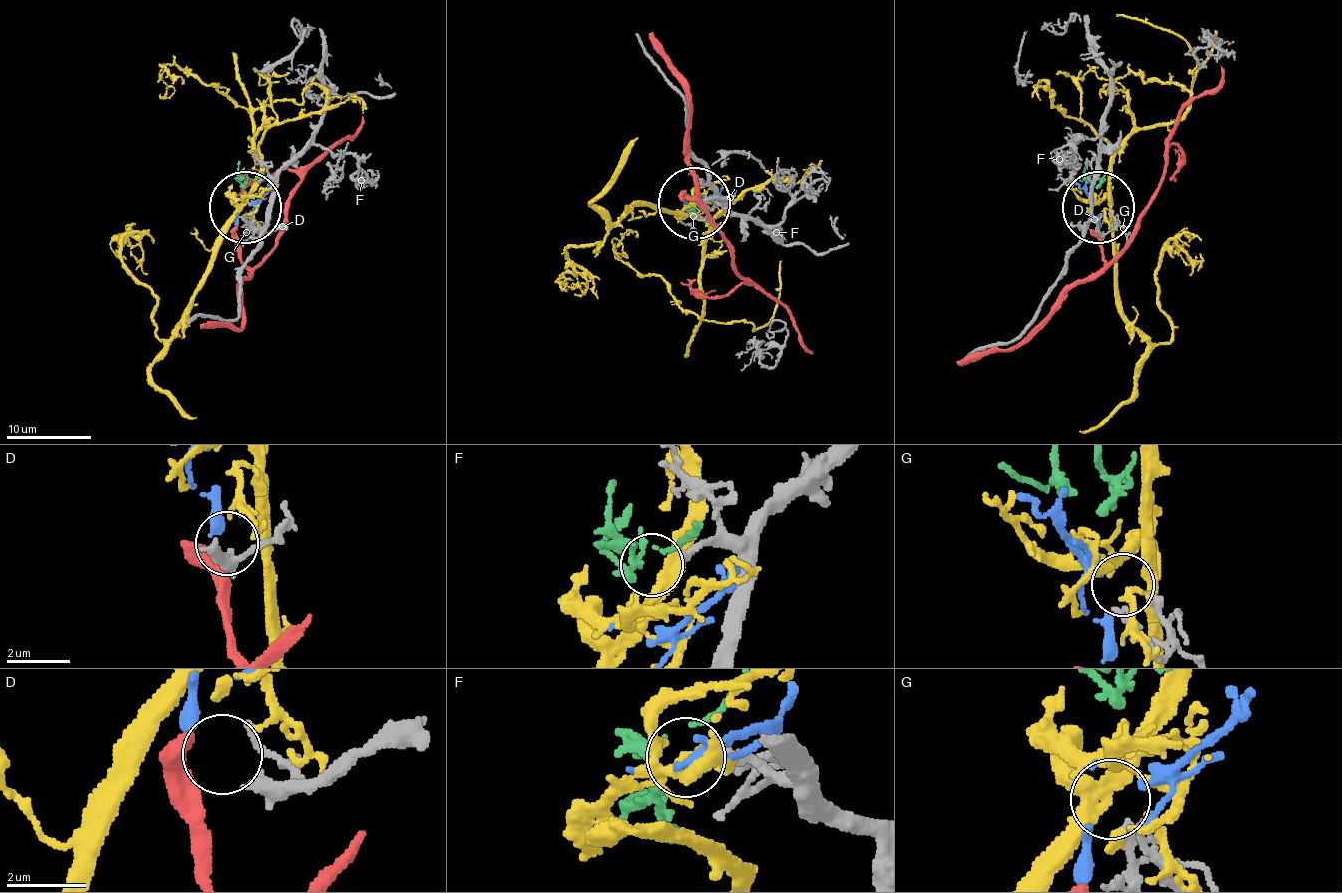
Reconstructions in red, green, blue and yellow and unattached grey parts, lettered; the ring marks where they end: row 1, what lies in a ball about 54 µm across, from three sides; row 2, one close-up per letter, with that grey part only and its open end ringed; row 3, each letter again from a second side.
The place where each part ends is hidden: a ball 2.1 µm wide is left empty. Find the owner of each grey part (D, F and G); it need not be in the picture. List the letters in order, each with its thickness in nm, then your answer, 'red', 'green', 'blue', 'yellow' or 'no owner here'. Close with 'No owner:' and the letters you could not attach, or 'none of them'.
D: calibre 360 nm; blue
F: calibre 260 nm; green
G: calibre 320 nm; no owner here
No owner: G

